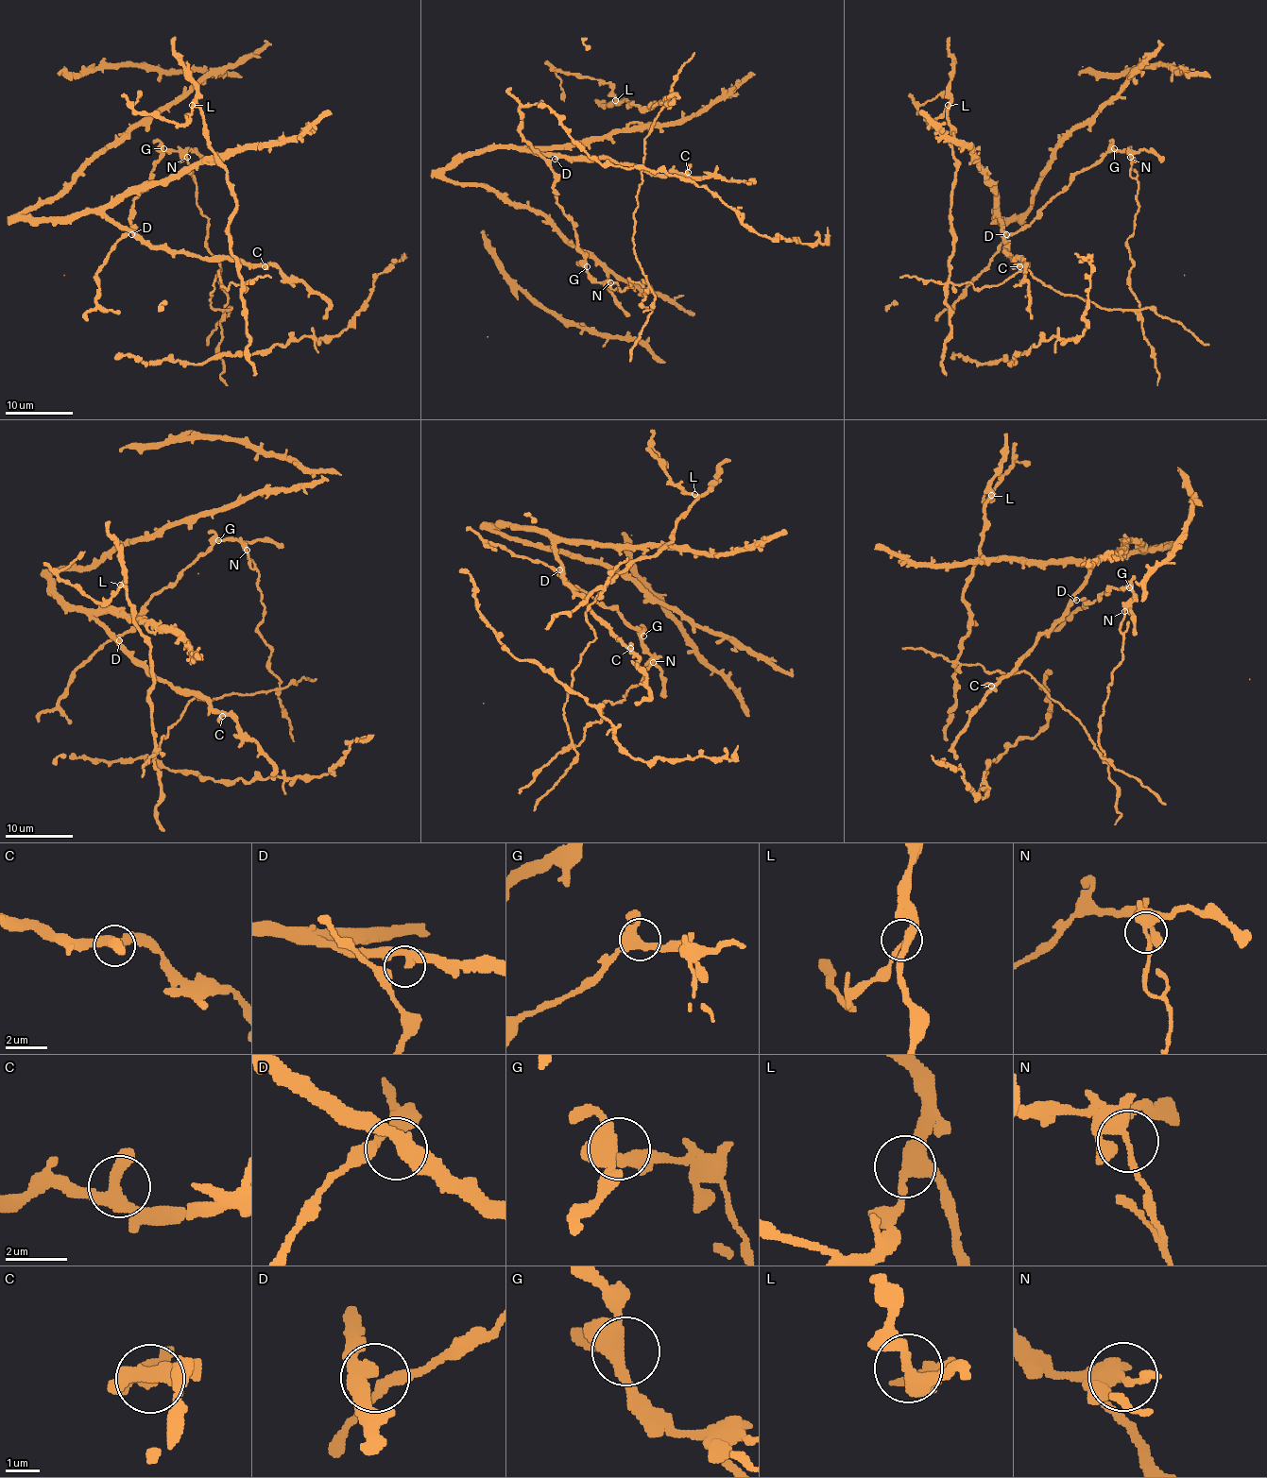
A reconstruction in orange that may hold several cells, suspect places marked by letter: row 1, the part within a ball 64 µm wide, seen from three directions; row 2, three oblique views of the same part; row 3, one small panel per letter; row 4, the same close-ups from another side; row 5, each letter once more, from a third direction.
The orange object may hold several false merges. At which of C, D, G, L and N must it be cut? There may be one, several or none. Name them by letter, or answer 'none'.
N

